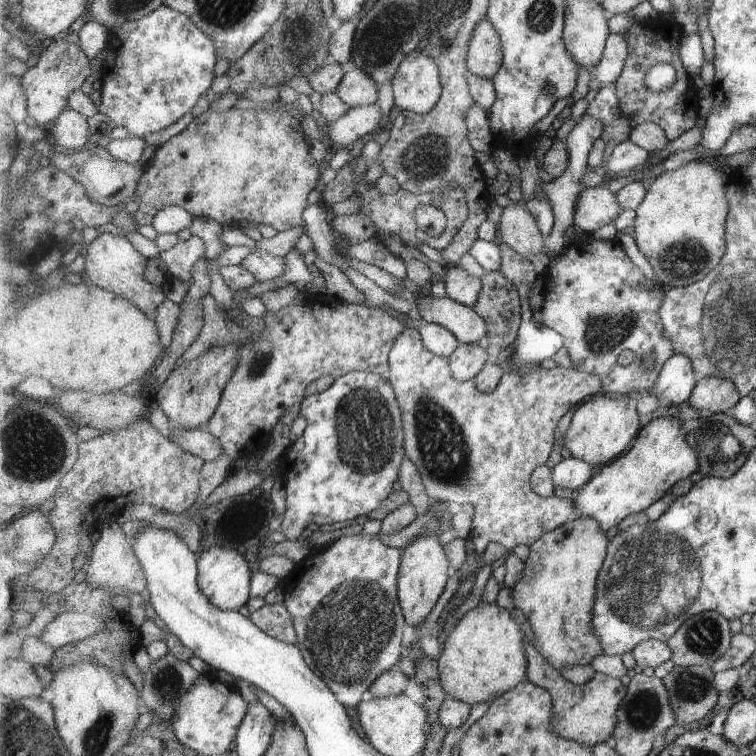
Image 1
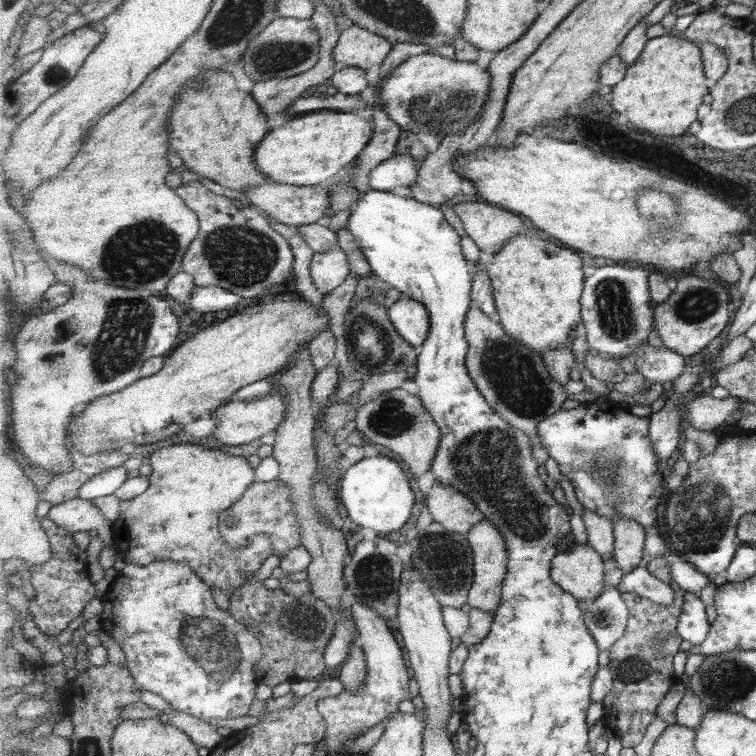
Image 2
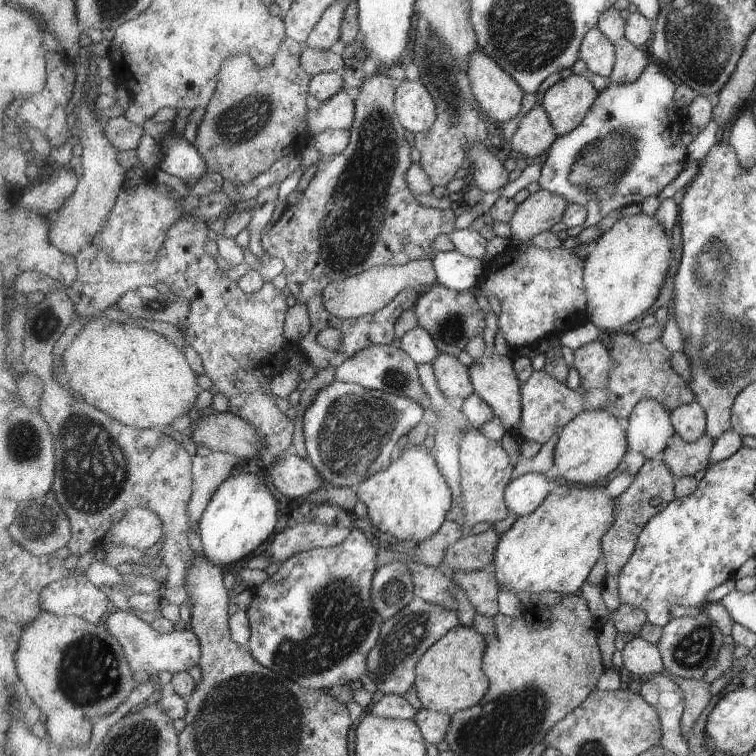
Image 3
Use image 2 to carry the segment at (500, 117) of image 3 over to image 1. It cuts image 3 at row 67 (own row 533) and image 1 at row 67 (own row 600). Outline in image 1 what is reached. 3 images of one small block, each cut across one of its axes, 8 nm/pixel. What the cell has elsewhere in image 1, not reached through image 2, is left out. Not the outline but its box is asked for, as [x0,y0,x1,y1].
[470,16,504,79]

